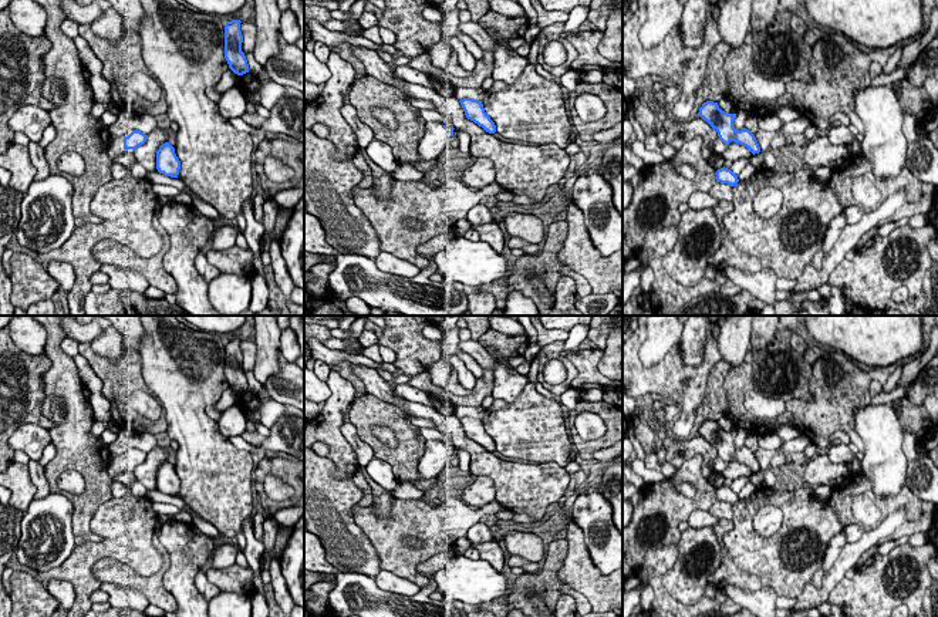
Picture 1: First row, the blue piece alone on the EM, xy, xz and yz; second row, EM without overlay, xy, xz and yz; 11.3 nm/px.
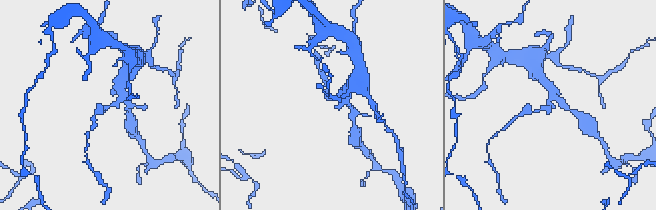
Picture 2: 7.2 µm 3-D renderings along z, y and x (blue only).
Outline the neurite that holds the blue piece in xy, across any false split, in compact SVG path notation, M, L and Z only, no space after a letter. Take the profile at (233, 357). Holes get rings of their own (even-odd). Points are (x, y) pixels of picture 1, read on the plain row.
M232 338L226 340L225 344L225 377L229 387L237 394L249 391L249 382L242 370L243 354L240 350L240 341L240 338Z

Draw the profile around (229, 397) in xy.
M230 387L225 390L220 399L213 404L219 411L226 411L229 407L239 404L240 394L234 392Z

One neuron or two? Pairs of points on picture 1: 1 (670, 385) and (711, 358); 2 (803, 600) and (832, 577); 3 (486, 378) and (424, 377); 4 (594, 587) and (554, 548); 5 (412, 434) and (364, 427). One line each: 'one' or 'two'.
1: one
2: one
3: one
4: two
5: one

